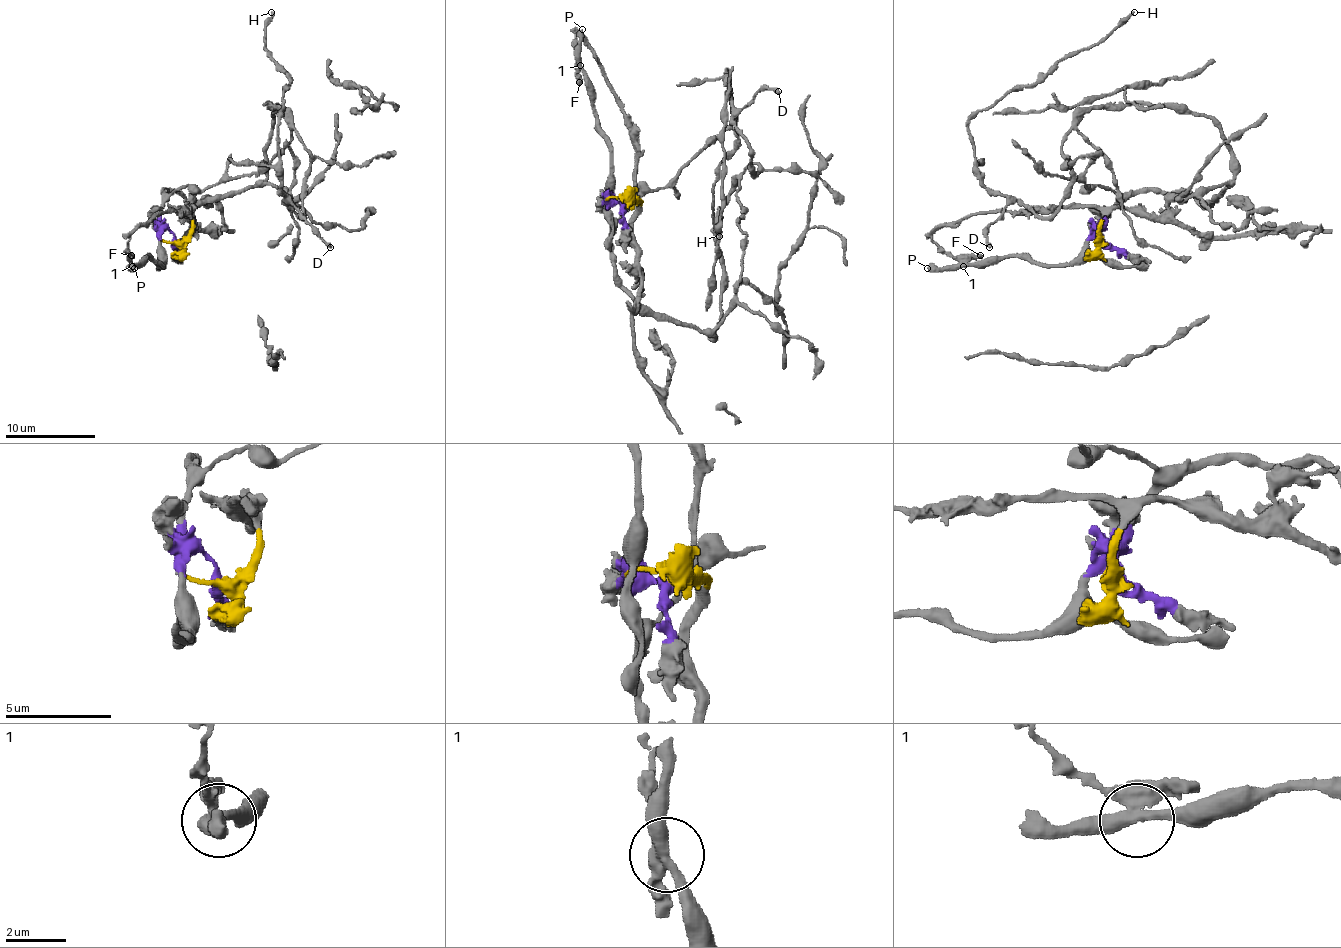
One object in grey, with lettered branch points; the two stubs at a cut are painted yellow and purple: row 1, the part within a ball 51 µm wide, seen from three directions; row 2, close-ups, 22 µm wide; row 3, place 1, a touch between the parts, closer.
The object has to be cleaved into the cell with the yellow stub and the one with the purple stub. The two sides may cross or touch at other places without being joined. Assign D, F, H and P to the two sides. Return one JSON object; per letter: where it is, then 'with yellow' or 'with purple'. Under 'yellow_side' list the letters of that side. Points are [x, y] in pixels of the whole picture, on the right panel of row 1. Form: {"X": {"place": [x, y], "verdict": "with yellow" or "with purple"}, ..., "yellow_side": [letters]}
{"D": {"place": [989, 247], "verdict": "with purple"}, "F": {"place": [980, 255], "verdict": "with yellow"}, "H": {"place": [1134, 12], "verdict": "with purple"}, "P": {"place": [927, 268], "verdict": "with purple"}, "yellow_side": ["F"]}

